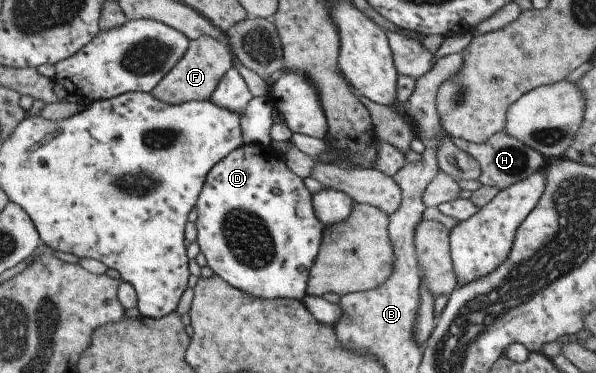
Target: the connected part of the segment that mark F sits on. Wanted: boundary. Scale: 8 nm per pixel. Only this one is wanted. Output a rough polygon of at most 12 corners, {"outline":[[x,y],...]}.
{"outline":[[191,40],[150,93],[167,104],[210,100],[235,67],[228,43]]}

